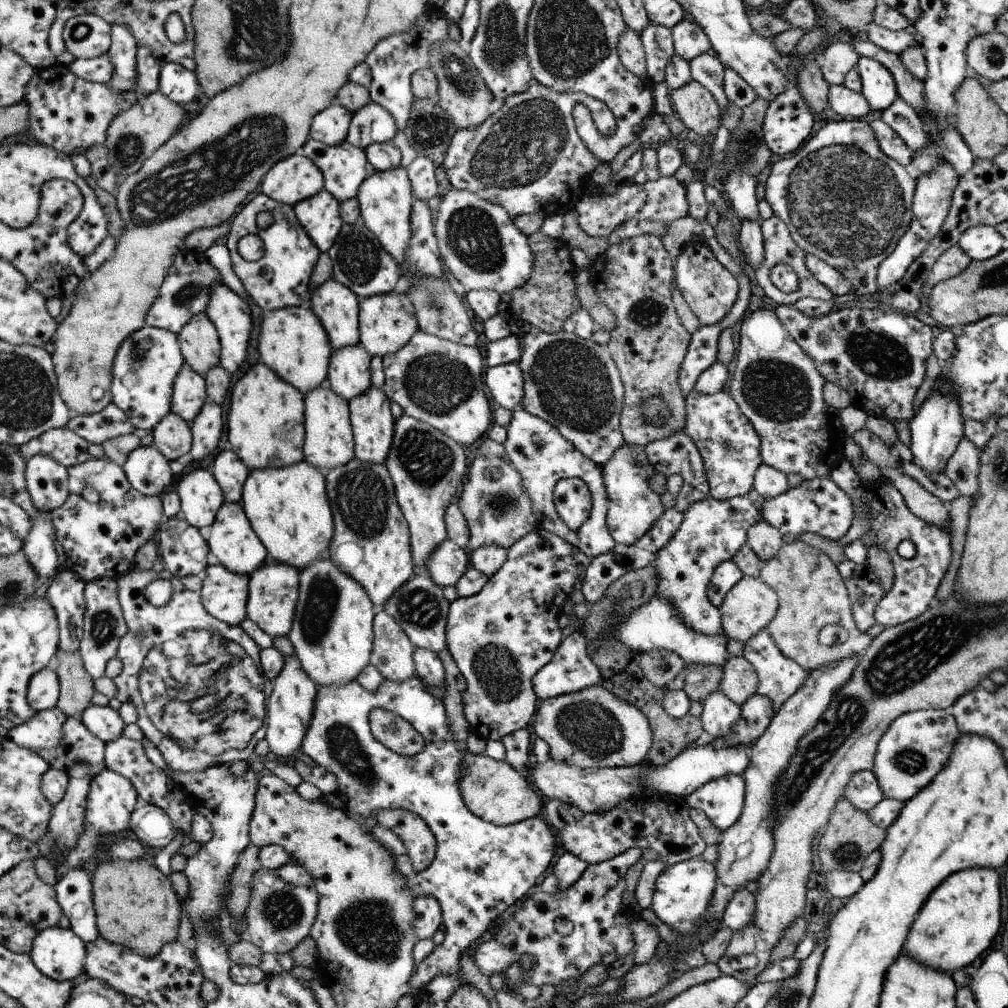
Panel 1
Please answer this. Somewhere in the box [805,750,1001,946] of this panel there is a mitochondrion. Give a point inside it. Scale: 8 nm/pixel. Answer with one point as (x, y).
(844, 854)

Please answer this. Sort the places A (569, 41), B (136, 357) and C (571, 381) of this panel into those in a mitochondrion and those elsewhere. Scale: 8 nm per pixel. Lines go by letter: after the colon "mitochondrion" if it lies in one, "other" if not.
A: mitochondrion
B: mitochondrion
C: mitochondrion

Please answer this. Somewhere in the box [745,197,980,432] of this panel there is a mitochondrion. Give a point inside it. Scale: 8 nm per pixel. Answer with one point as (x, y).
(885, 358)

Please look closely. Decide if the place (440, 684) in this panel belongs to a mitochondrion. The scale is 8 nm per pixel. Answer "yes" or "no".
no

